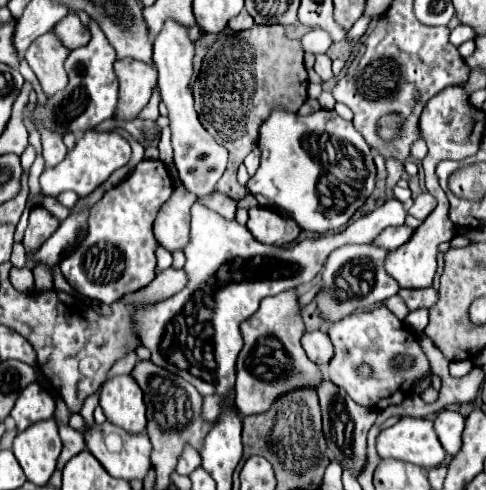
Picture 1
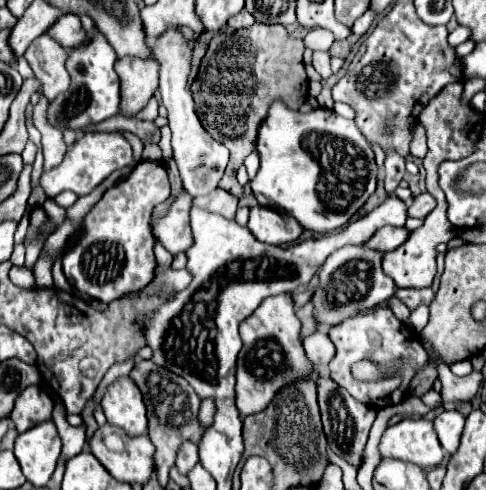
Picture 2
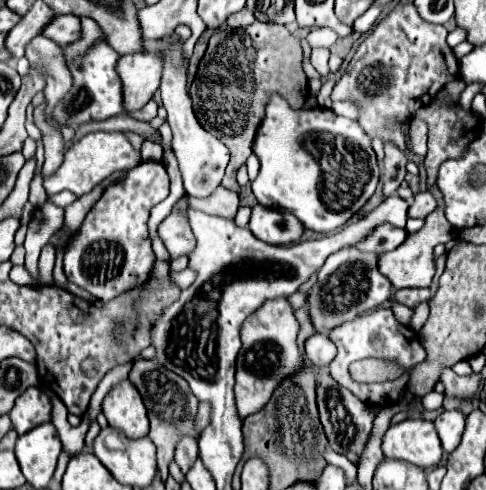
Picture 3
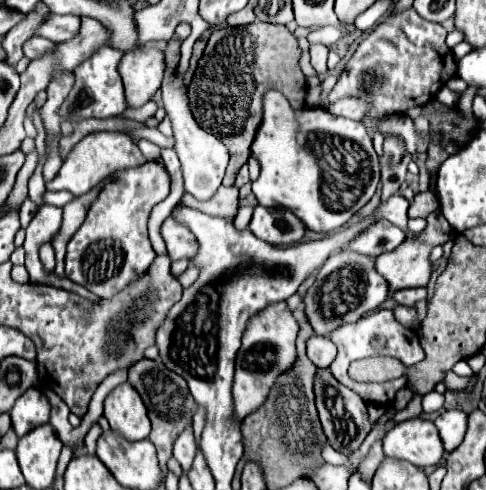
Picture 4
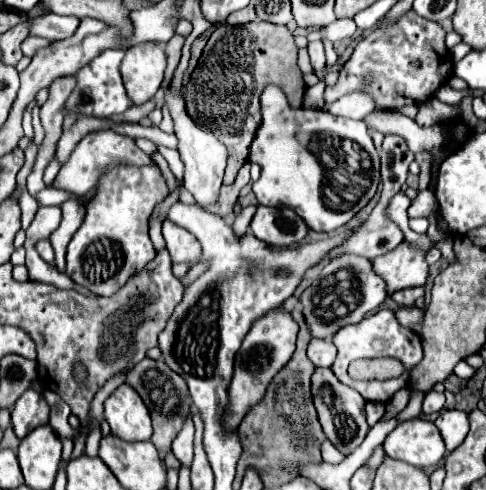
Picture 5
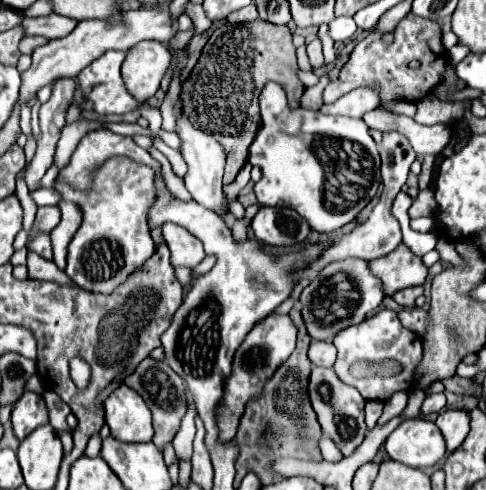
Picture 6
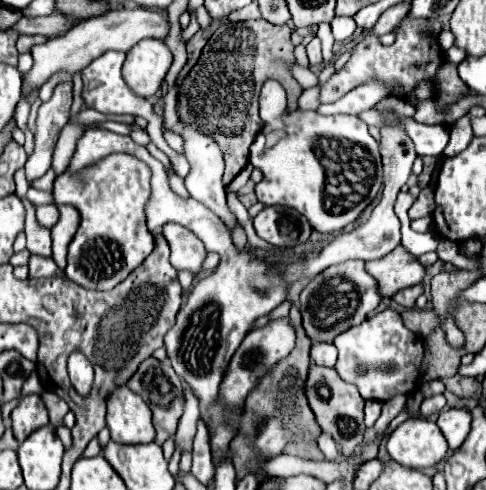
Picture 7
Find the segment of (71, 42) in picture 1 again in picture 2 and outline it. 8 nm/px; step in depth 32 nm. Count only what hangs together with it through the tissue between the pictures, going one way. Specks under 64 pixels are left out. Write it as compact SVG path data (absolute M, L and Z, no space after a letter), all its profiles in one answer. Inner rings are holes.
M64 14L50 30L48 34L56 38L64 48L76 48L88 40L88 34L84 32L80 18L76 14Z

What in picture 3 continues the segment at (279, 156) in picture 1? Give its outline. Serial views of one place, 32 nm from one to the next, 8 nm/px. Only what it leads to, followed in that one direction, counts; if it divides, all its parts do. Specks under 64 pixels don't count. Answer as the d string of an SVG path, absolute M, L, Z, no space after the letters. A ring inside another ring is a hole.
M272 96L266 106L266 118L262 120L254 152L260 158L260 172L252 182L256 200L266 208L284 208L292 212L308 230L334 232L344 226L374 194L378 184L378 162L370 146L370 138L356 120L342 118L326 108L314 110L292 110L282 96Z

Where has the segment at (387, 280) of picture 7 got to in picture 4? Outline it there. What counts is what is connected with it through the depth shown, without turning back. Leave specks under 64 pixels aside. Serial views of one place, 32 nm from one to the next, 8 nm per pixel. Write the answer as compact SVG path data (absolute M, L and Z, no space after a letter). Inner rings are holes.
M436 210L426 218L426 228L416 234L414 238L406 238L396 250L392 252L384 252L384 256L376 258L376 270L388 280L390 290L402 290L402 288L420 288L420 286L428 286L430 282L430 274L432 274L432 262L430 262L430 252L434 246L444 244L452 238L452 228L450 224L444 220L442 212Z

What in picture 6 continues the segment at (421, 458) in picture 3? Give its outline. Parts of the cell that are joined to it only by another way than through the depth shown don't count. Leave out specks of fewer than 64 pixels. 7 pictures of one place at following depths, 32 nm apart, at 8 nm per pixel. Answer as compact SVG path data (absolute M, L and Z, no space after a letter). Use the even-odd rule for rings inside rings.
M424 418L404 420L384 442L392 460L414 468L434 466L446 456L446 444L434 422Z

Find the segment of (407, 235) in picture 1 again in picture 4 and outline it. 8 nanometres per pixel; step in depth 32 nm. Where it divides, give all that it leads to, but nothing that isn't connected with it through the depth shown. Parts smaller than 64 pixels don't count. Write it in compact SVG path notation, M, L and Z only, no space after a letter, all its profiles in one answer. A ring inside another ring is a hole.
M378 220L376 224L372 224L372 228L368 228L368 232L360 234L356 242L350 244L350 248L360 254L380 256L400 246L404 238L406 234L400 228L396 228L394 224L388 224L388 220Z

